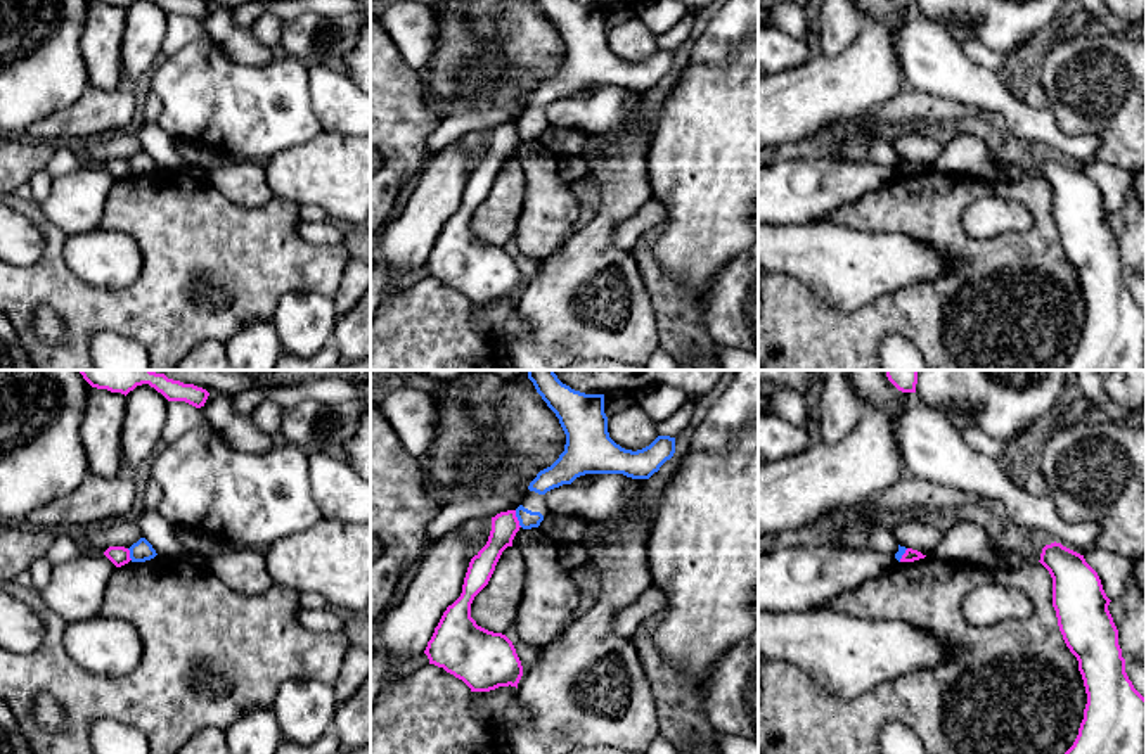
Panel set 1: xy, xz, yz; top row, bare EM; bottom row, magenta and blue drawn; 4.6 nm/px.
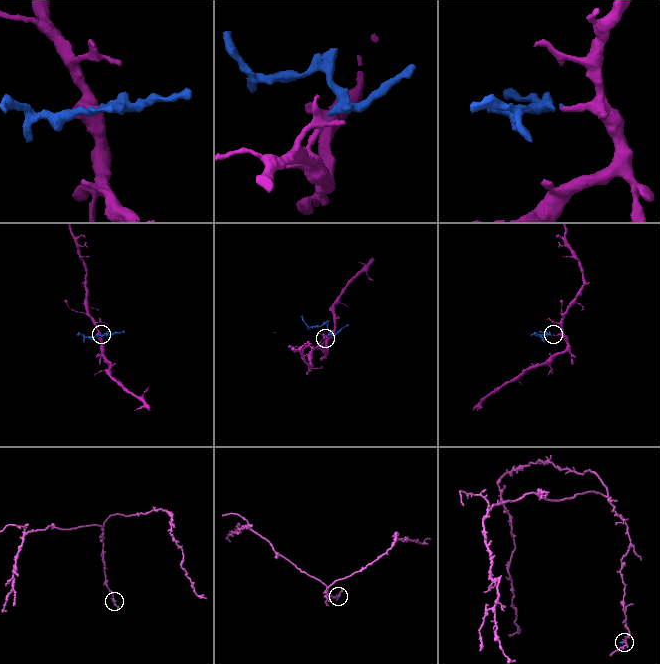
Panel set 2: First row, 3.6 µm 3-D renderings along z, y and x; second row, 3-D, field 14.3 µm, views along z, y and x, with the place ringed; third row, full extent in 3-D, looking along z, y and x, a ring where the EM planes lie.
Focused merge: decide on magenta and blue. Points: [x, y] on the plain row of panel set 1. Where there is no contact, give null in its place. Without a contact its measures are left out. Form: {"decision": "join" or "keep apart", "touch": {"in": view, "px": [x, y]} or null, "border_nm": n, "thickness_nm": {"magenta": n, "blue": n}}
{"decision": "keep apart", "touch": {"in": "xz", "px": [516, 132]}, "border_nm": 90, "thickness_nm": {"magenta": 130, "blue": 90}}

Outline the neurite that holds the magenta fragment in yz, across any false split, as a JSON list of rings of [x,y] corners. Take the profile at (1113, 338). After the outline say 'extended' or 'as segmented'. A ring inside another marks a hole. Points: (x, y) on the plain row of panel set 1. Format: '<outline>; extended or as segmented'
[[[1056,154],[1042,161],[1039,175],[1053,190],[1053,220],[1058,239],[1066,259],[1078,273],[1087,306],[1078,348],[1063,370],[1146,370],[1146,311],[1125,285],[1118,242],[1108,223],[1111,213],[1103,202],[1098,185],[1084,168]]]; as segmented

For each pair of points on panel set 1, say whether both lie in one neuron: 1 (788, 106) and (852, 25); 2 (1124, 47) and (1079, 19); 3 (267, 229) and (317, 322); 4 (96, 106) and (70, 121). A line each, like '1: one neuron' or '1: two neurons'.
1: two neurons
2: two neurons
3: two neurons
4: one neuron

